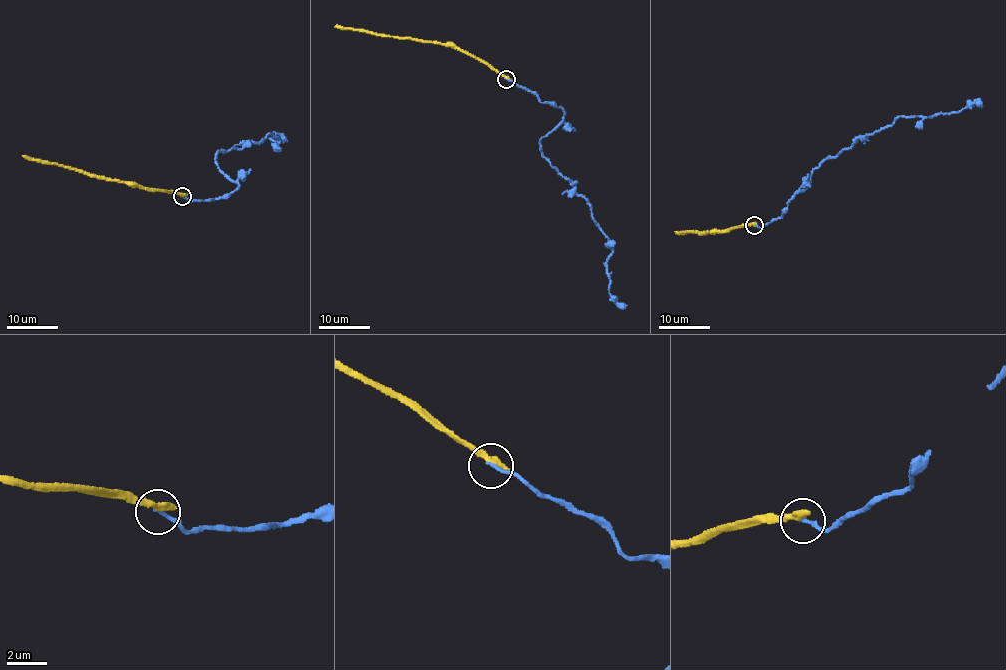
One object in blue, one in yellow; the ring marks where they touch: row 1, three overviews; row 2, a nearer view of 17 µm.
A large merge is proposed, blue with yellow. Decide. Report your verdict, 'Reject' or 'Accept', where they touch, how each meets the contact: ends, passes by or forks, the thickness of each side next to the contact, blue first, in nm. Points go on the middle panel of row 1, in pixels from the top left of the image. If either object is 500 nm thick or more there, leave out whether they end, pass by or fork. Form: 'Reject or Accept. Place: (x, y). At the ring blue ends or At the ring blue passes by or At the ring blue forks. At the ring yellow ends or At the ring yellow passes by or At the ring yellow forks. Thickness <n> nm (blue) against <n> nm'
Reject. Place: (506, 79). At the ring blue ends. At the ring yellow ends. Thickness 180 nm (blue) against 400 nm

